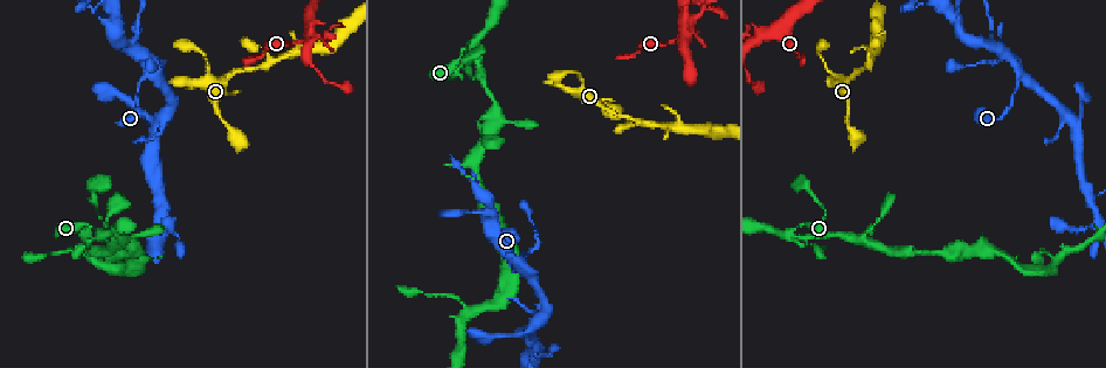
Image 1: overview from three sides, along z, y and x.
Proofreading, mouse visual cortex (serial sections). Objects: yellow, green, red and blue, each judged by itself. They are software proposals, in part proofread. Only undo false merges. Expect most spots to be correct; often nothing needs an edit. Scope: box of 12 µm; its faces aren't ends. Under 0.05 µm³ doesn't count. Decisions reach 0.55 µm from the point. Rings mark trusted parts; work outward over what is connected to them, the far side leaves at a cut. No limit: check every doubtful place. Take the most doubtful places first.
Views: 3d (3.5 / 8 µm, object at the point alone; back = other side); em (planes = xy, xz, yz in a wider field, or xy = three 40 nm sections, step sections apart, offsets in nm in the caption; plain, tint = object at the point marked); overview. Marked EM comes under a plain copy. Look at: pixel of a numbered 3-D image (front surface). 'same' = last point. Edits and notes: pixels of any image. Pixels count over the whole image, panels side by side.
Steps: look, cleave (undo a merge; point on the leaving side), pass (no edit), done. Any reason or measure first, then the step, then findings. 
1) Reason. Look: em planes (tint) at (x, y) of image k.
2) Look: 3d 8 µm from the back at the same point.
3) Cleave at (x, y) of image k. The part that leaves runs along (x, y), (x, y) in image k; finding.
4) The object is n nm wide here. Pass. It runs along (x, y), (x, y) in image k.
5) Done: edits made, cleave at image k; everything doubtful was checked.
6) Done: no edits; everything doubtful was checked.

Three arms meet. Look: 3d 8 µm at (472, 46) of image 1.

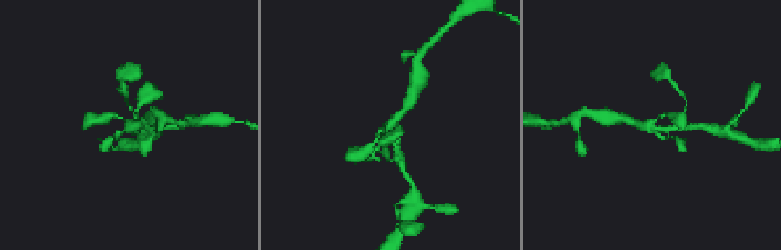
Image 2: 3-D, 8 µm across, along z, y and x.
Look: 3d 3.5 µm at (131, 121) of image 2.

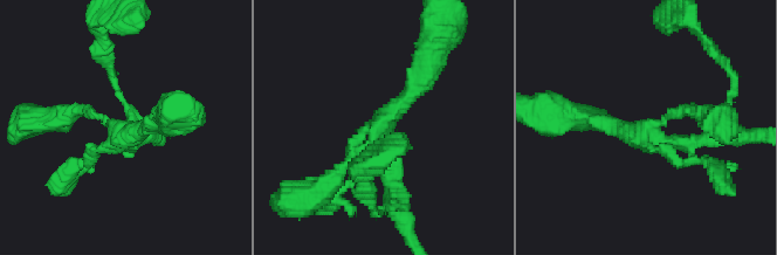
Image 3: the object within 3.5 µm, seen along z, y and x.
Need the tissue. Look: em xy step 5 (tint) at (119, 126) of image 3.

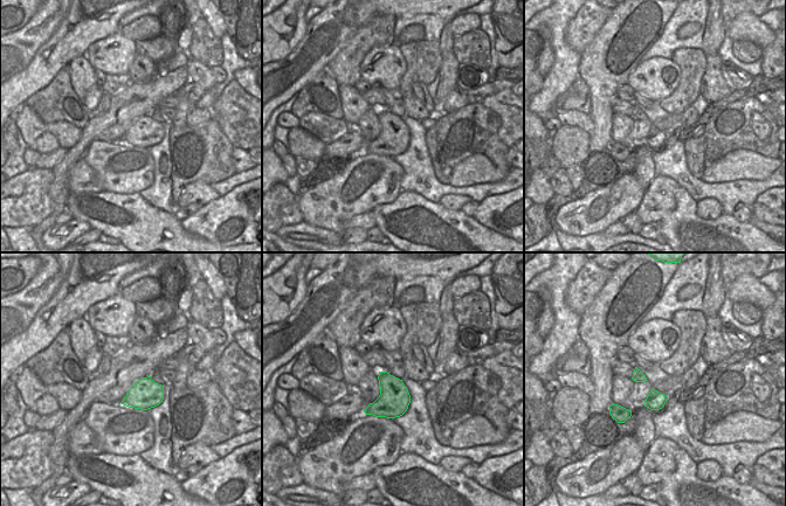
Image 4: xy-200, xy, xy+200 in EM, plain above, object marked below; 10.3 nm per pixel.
Pass. Continuous, no second cell.

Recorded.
Arms part here. Look: 3d 3.5 µm from the back at (645, 126) of image 1.

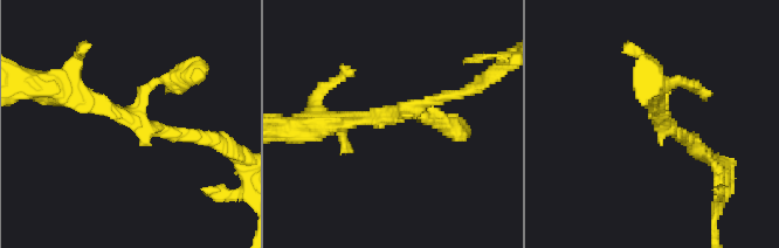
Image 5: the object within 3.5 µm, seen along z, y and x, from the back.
Look: em xy step 5 (tint) at (135, 122) of image 5.

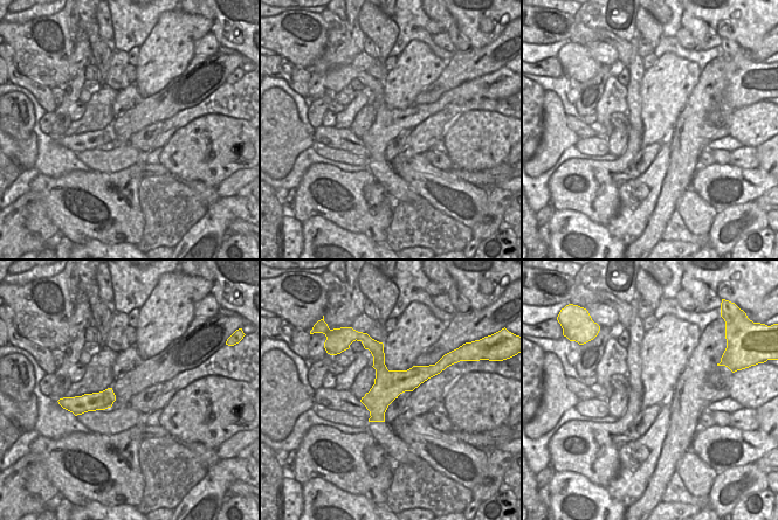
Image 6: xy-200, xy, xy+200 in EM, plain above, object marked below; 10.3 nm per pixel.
The object is 320 nm wide here. Pass. It runs along (372, 344), (380, 367), (381, 418) in image 6; one cell here.

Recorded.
Abrupt turn. Look: 3d 3.5 µm at (1018, 73) of image 1.

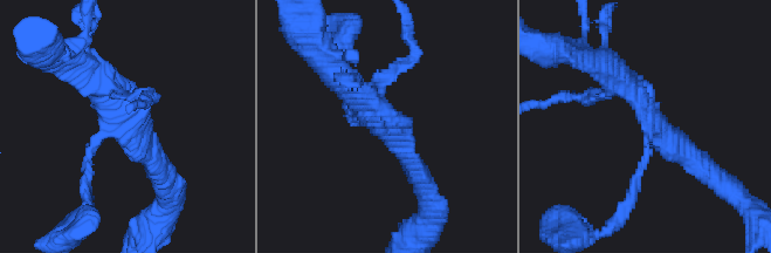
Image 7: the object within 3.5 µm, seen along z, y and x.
Need the tissue. Look: em xy step 5 (tint) at (647, 128) of image 7.

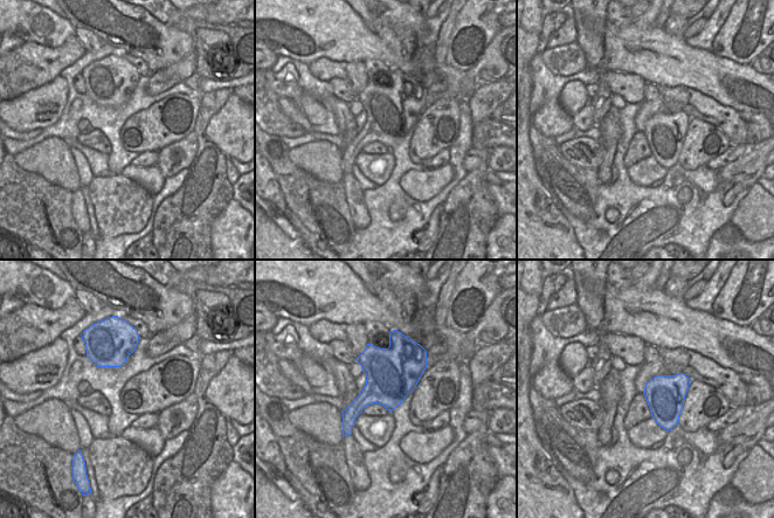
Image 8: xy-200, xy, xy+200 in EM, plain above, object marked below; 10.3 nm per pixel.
Pass. It runs along (348, 104), (417, 170) in image 7; continuous, no second cell.

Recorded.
Done: no edits; everything doubtful was checked.

